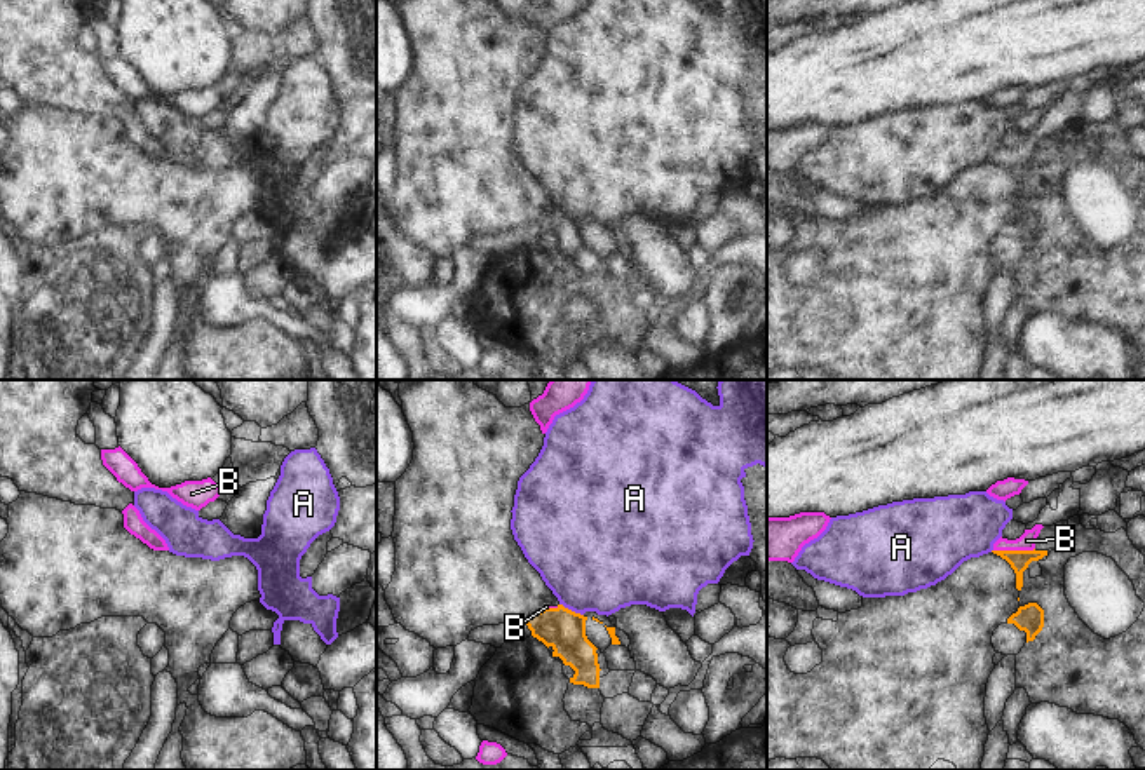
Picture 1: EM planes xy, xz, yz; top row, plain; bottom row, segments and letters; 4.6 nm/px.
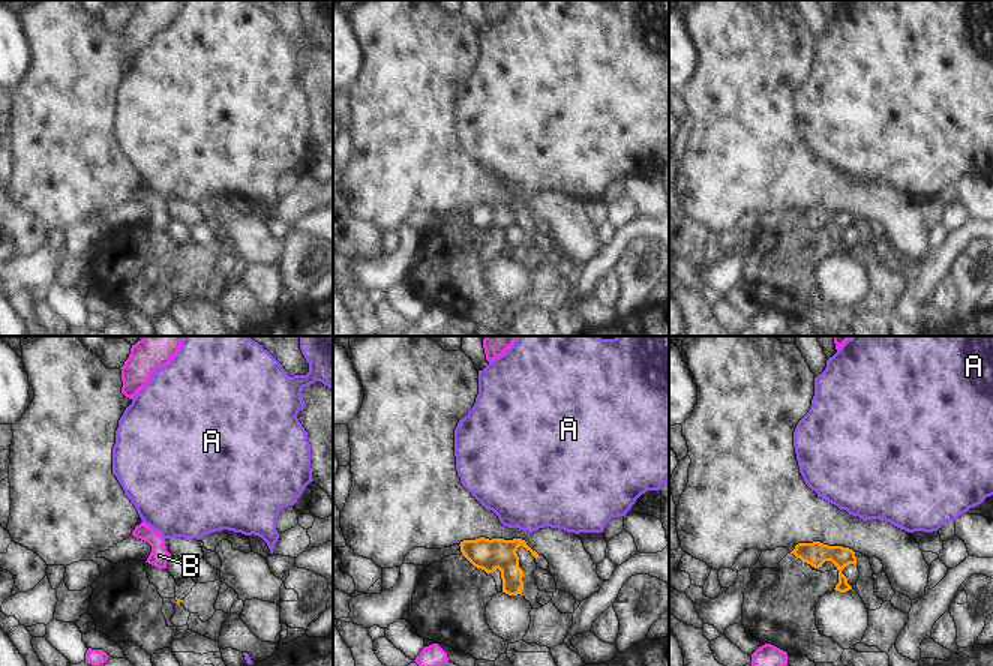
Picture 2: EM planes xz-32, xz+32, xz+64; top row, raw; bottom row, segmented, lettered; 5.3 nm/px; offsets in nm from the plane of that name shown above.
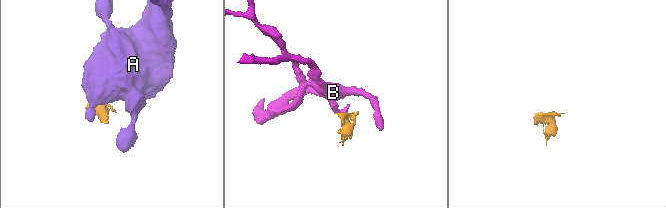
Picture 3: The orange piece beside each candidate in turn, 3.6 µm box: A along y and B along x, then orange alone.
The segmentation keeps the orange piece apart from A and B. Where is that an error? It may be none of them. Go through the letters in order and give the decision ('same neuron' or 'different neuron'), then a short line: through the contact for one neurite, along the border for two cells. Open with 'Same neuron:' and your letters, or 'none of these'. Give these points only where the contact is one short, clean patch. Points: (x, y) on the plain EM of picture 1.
Same neuron: B
A: different neuron; line xz (560, 213), (582, 225)
B: same neuron

